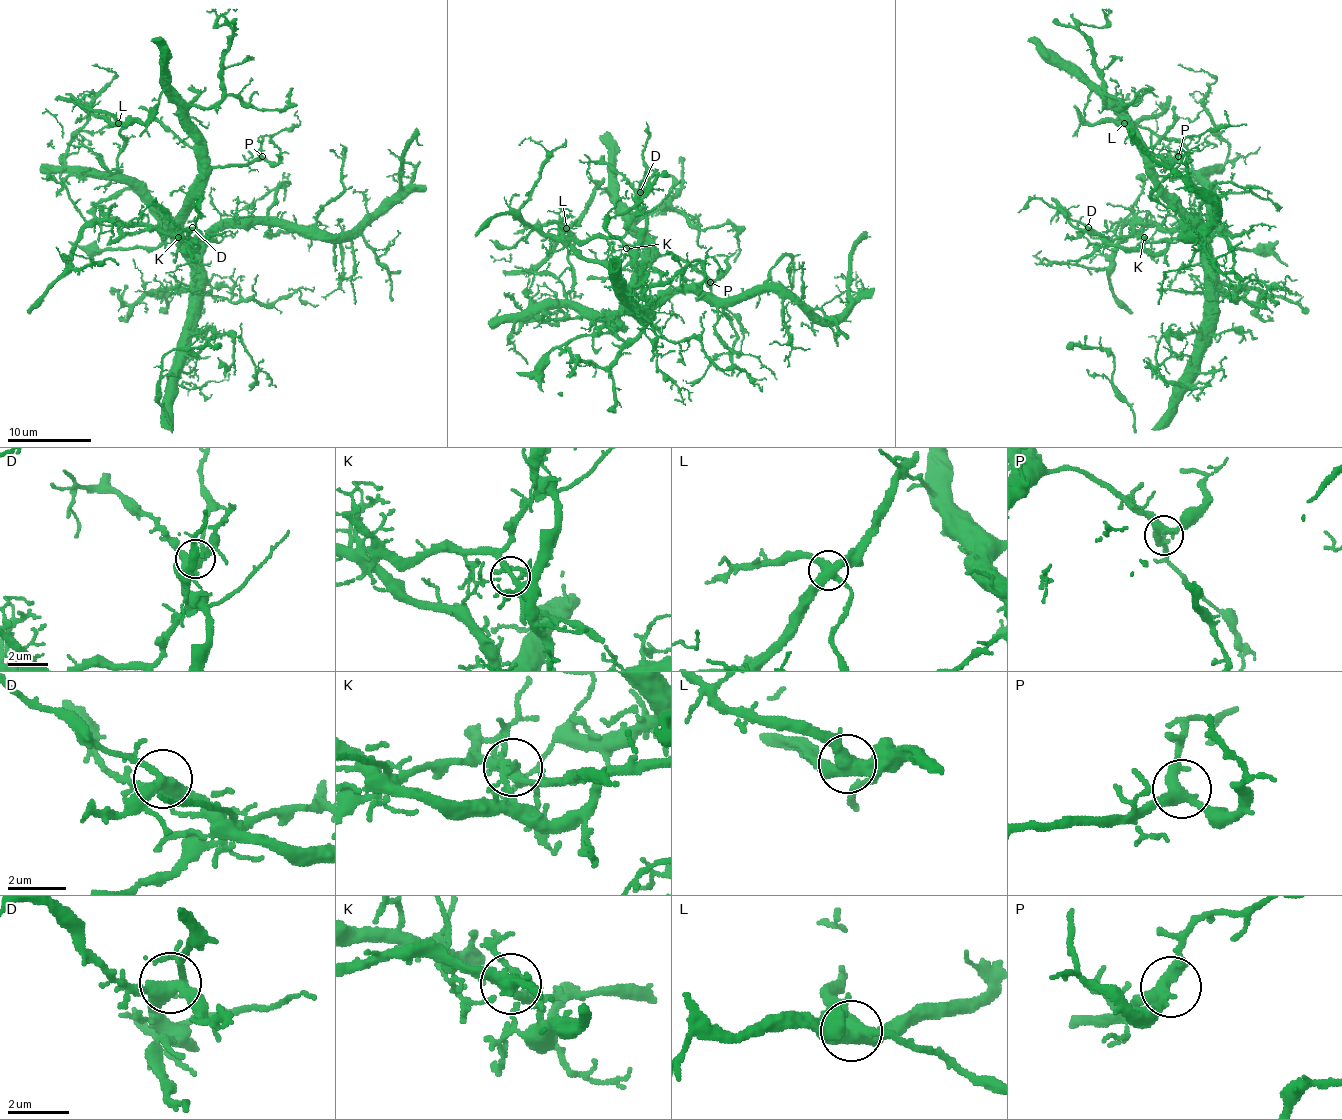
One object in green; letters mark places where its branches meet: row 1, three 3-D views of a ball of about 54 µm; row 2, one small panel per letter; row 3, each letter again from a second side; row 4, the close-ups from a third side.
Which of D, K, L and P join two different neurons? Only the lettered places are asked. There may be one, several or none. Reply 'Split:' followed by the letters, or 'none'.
Split: K, L

